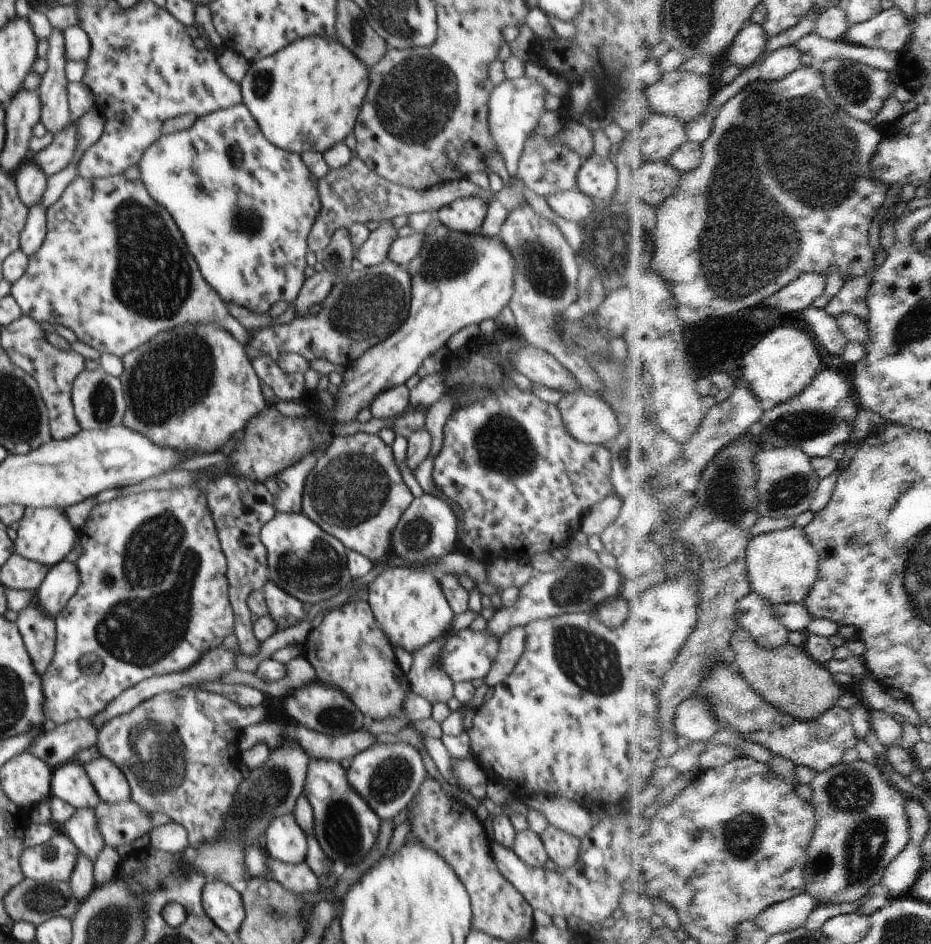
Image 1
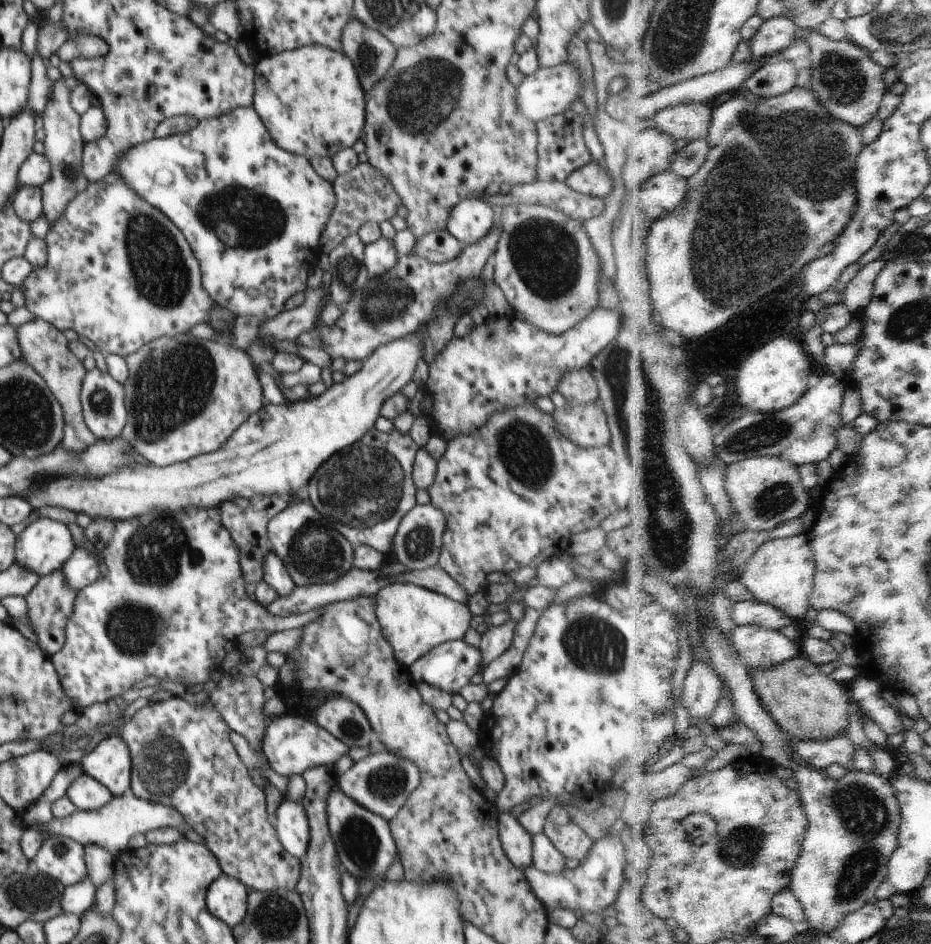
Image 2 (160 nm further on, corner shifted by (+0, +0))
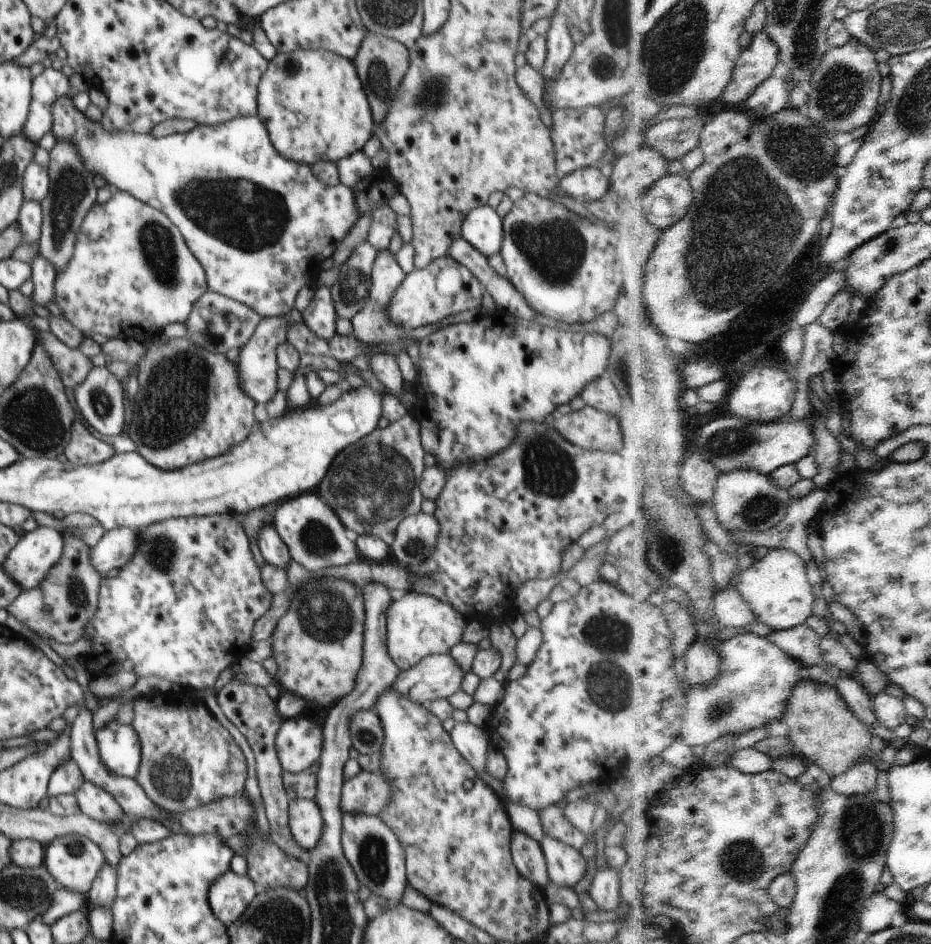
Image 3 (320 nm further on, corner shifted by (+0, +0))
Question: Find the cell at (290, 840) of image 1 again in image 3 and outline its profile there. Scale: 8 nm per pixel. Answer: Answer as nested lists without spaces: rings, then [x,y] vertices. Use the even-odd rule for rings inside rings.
[[[306,798],[290,800],[288,826],[300,848],[307,852],[313,850],[322,836],[322,814],[316,802]]]

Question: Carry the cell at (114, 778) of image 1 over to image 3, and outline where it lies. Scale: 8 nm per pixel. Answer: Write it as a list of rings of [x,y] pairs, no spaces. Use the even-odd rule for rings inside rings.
[[[111,720],[96,736],[102,764],[118,776],[135,778],[140,767],[141,744],[134,725],[118,725]]]

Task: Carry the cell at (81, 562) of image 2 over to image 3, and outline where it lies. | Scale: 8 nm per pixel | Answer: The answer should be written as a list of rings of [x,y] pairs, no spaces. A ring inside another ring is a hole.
[[[120,527],[106,531],[98,544],[90,547],[90,562],[102,578],[112,569],[126,566],[138,546],[138,529]]]

